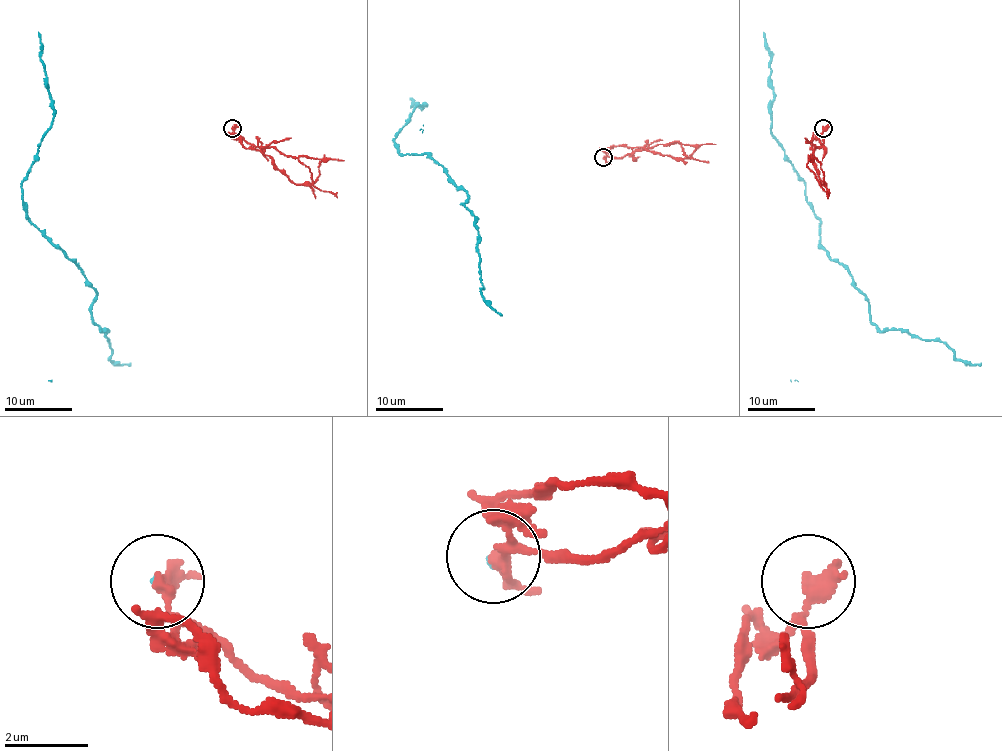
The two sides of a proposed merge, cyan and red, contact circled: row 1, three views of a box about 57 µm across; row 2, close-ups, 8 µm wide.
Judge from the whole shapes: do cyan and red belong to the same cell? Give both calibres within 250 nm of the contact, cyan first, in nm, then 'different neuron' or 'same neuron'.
50 nm thick on the cyan side, 240 nm on the other; different neuron

